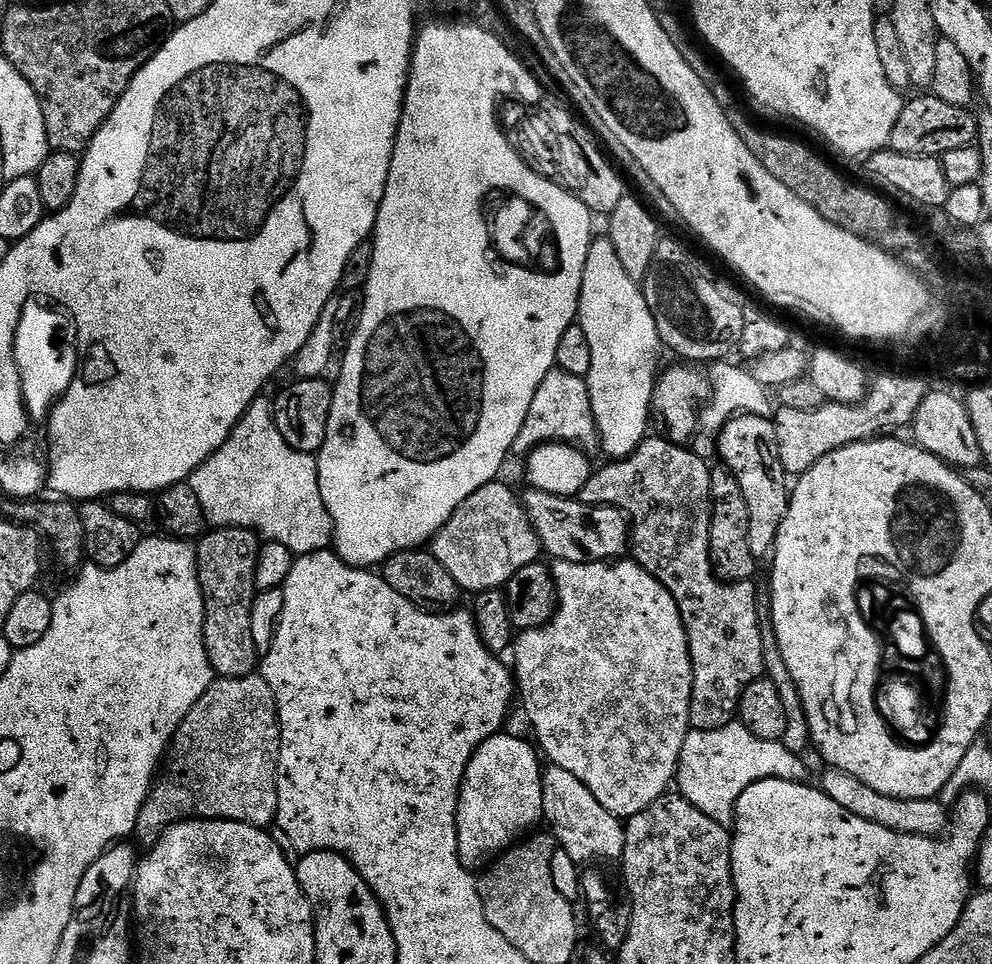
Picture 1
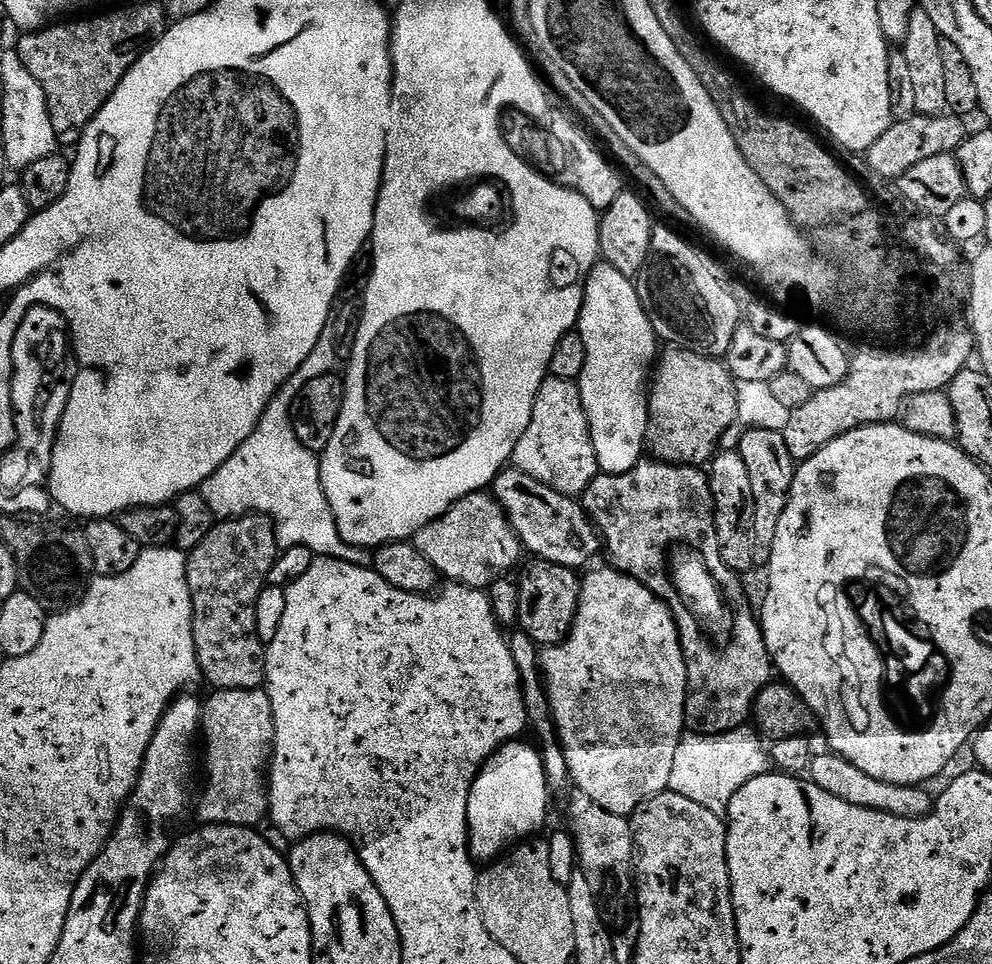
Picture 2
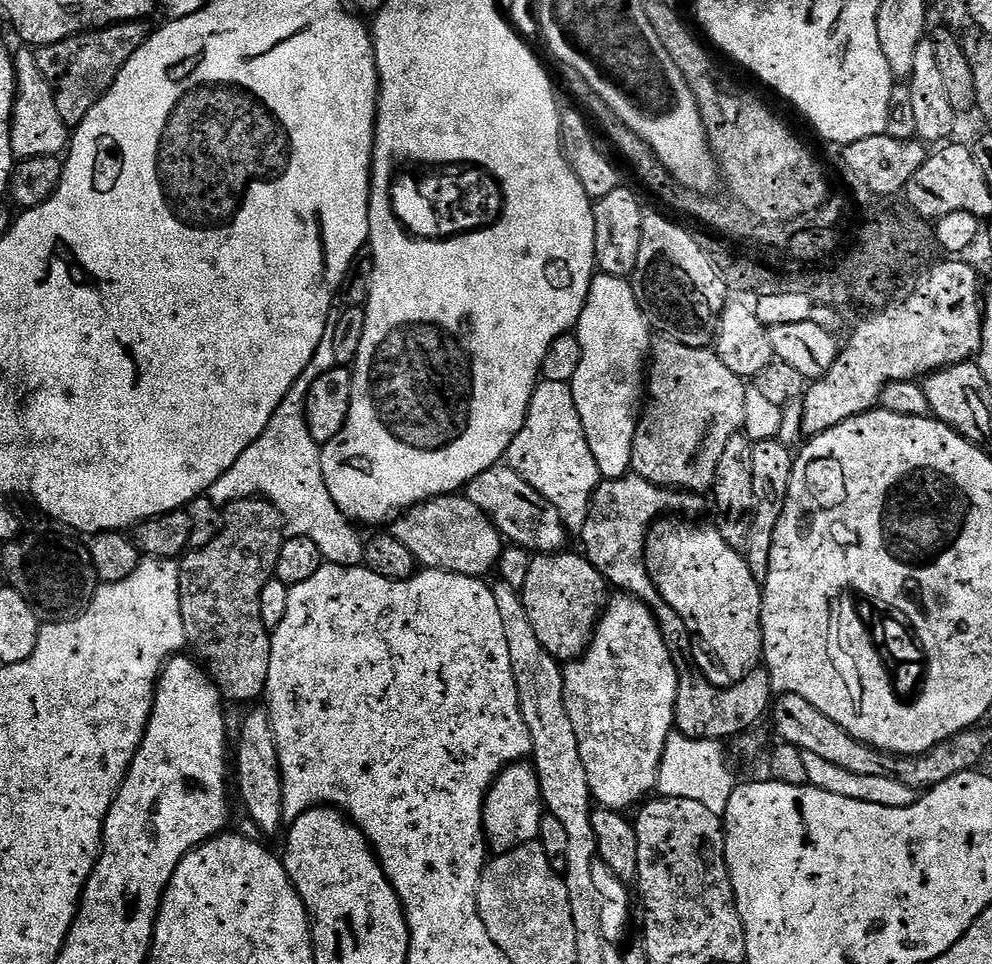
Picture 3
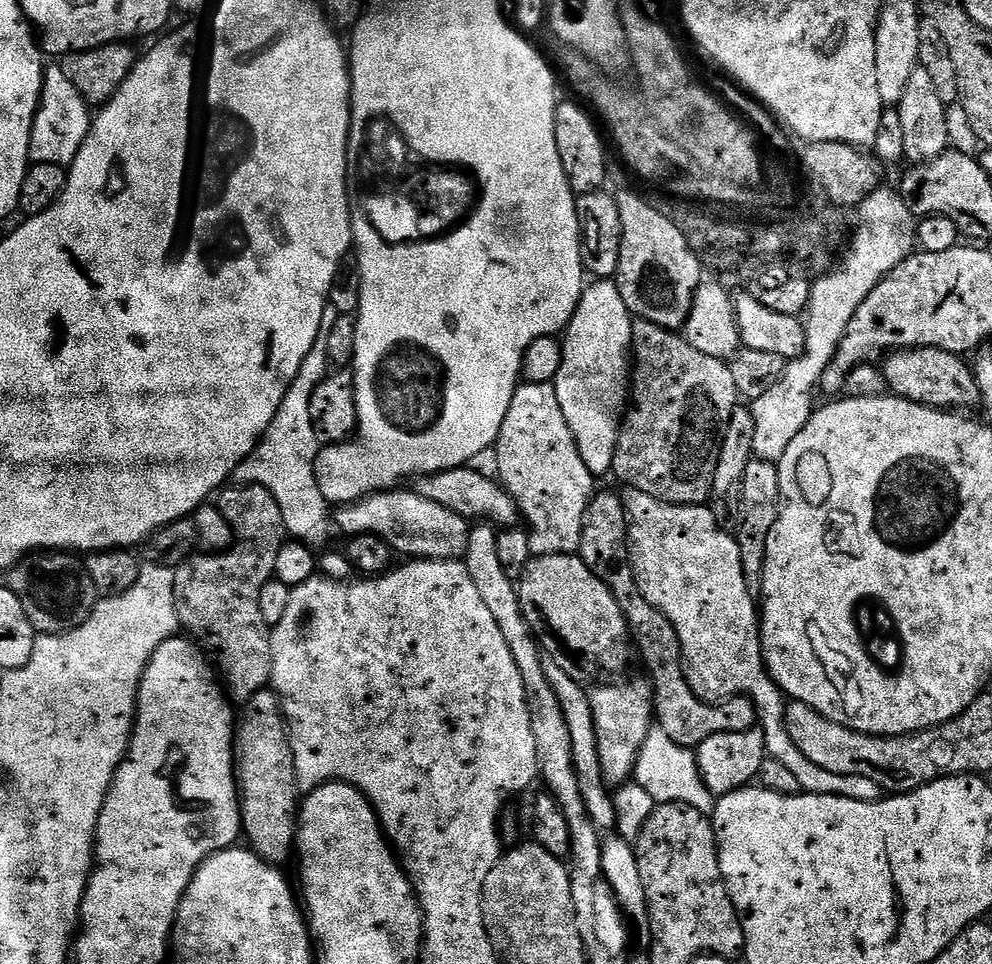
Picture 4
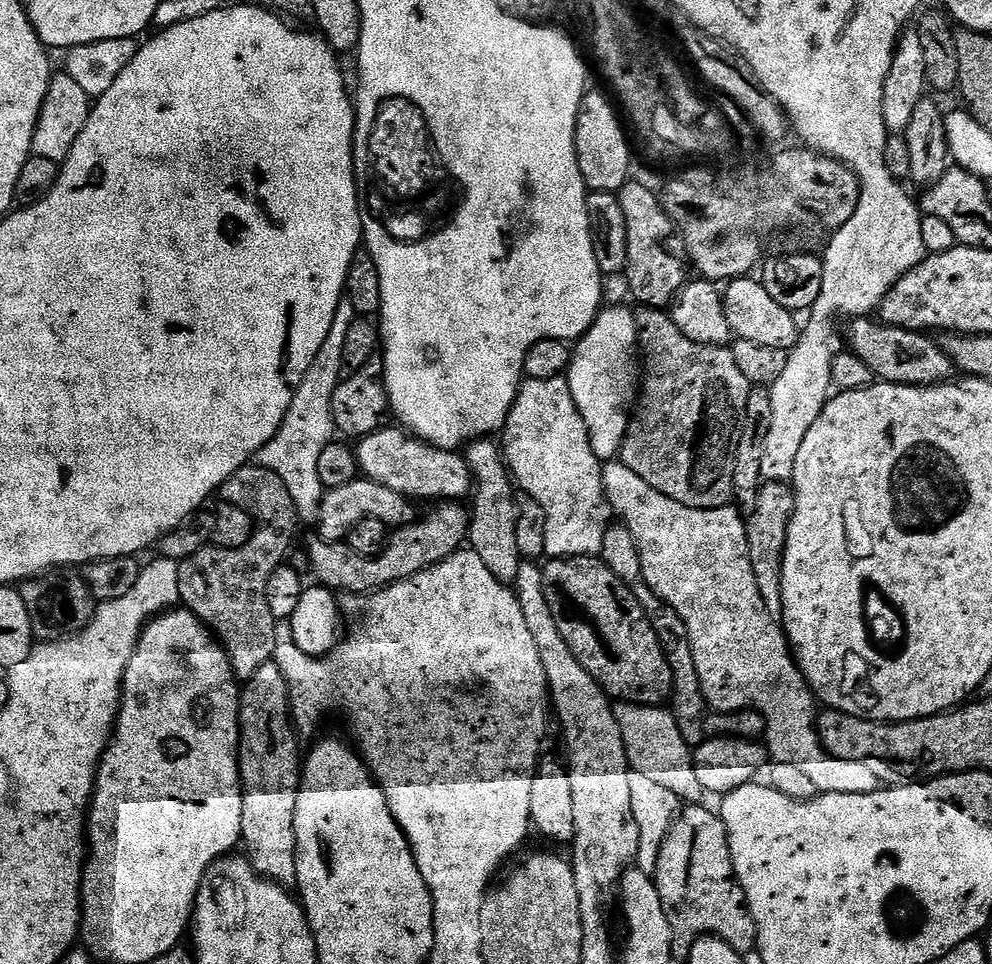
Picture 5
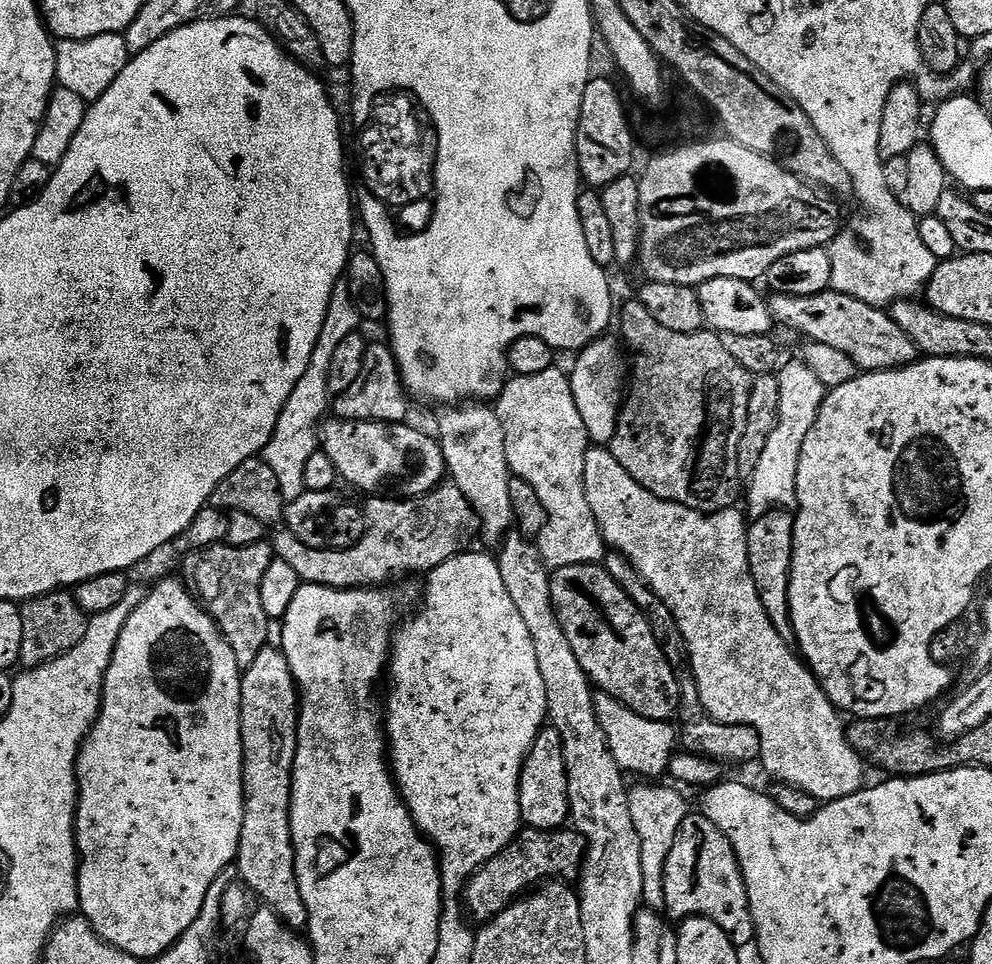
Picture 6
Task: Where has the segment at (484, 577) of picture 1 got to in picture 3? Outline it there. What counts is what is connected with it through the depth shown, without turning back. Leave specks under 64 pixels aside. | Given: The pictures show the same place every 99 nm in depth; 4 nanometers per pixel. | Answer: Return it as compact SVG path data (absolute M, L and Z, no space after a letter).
M464 494L434 496L425 500L395 517L390 531L402 546L406 546L406 550L414 554L417 565L481 578L487 577L487 572L499 565L500 554L506 547L492 519Z

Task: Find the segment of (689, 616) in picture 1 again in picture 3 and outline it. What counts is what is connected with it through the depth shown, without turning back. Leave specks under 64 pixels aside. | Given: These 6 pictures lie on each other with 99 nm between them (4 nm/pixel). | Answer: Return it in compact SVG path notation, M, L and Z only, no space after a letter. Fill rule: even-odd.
M635 474L613 480L601 479L588 504L586 522L578 533L579 539L584 539L583 555L596 567L598 574L602 574L611 587L613 584L621 593L637 596L652 609L660 623L664 640L668 643L668 649L674 654L687 650L690 633L682 618L678 618L678 614L665 602L662 594L658 594L644 561L644 543L649 528L669 514L676 518L700 518L704 512L704 500L705 497L699 492L663 488L654 482L646 482L646 478ZM753 670L744 676L737 684L728 688L717 688L708 681L707 676L681 675L676 699L675 731L681 736L689 736L691 740L731 741L755 729L760 719L767 717L770 705L774 699L772 680L767 671Z

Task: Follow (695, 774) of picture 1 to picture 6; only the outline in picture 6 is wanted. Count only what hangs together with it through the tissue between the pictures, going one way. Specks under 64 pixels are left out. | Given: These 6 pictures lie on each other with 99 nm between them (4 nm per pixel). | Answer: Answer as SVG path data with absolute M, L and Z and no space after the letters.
M597 691L595 697L598 722L606 734L610 754L614 754L614 762L618 762L621 772L637 772L640 778L664 776L669 771L673 756L678 752L678 732L672 729L673 725L667 720L642 718L642 714L634 714L634 710L605 692Z

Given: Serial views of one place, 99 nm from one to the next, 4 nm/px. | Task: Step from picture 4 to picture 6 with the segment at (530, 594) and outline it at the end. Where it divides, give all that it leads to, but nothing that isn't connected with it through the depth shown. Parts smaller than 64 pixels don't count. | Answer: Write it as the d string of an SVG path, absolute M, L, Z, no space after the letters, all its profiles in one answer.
M597 563L555 569L550 575L550 598L562 626L562 634L566 634L578 658L578 666L582 666L588 679L599 691L610 694L634 710L634 714L642 714L642 718L669 722L677 719L680 710L680 676L677 669L672 667L666 654L662 654L662 646L658 646L658 638L654 638L654 630L650 630L644 609L618 586L607 567Z

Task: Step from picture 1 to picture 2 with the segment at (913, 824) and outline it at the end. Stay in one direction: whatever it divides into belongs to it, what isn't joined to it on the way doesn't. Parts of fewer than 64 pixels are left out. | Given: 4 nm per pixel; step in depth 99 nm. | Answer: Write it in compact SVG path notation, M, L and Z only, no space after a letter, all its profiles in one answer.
M827 754L828 756L813 755L812 767L810 769L810 779L813 784L817 784L822 790L826 790L826 794L834 794L834 798L842 798L842 802L850 802L850 806L862 806L870 810L878 810L879 812L889 812L895 816L925 816L930 814L934 807L933 793L928 793L927 787L911 784L910 786L894 786L890 782L878 782L878 778L870 778L870 774L862 774L862 770L858 770L858 766L854 766L850 762L846 762L842 757L835 754Z

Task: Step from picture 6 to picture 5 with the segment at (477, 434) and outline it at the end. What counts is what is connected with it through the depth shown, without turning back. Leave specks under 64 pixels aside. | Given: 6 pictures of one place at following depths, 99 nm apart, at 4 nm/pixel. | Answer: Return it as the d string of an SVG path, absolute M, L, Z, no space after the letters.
M481 438L473 440L466 448L468 469L472 472L474 495L470 503L470 523L467 543L471 551L486 562L486 570L494 574L505 585L511 585L516 579L522 563L518 550L518 504L512 500L514 484L510 479L507 463L502 455L502 448L495 439Z

